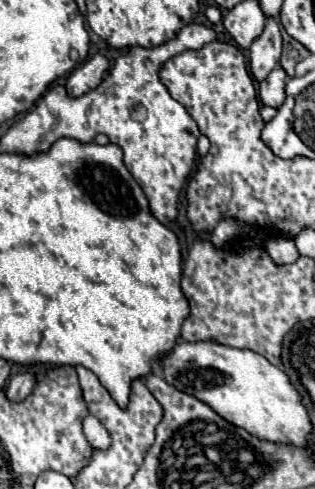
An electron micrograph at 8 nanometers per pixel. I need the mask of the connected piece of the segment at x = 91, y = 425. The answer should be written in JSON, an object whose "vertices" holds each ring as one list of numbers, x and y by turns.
{"vertices":[[87,416,87,418,83,420,83,432,85,432,89,444,91,444,95,450,105,450,105,448,109,448,111,436,109,436,107,428,105,428,95,416]]}

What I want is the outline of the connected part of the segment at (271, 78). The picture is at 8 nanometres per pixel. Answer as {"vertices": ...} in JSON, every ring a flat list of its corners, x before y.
{"vertices":[[277,66,261,84,259,84,259,96,265,106,279,108,285,102,285,82,287,74,281,66]]}

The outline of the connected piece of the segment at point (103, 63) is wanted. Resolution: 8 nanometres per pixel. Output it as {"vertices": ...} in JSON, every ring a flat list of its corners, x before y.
{"vertices":[[95,54,93,58,79,64,67,78,69,96,83,96,89,90,97,88,107,70,109,70,109,60,101,54]]}

